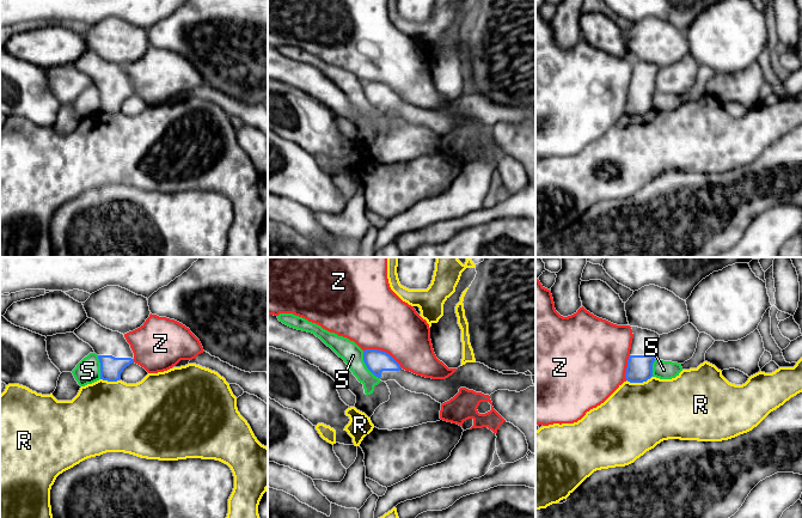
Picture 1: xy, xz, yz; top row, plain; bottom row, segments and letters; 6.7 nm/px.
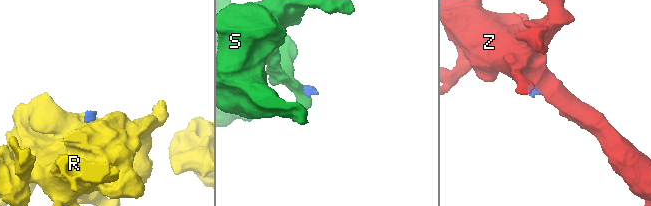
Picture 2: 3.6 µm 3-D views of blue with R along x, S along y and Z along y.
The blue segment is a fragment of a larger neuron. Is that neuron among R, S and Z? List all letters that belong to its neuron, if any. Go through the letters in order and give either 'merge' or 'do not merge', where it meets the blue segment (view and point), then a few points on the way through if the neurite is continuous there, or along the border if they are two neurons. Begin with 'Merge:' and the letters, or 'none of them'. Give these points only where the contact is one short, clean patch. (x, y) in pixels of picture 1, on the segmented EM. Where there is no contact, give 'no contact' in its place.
Merge: none of them
R: do not merge | yz (638, 382) | along yz (651, 376), (642, 382), (626, 381)
S: do not merge | xz (366, 365) | along xz (362, 351), (365, 365), (379, 378)
Z: do not merge | xz (381, 351) | along xz (363, 349), (385, 351), (402, 367)

